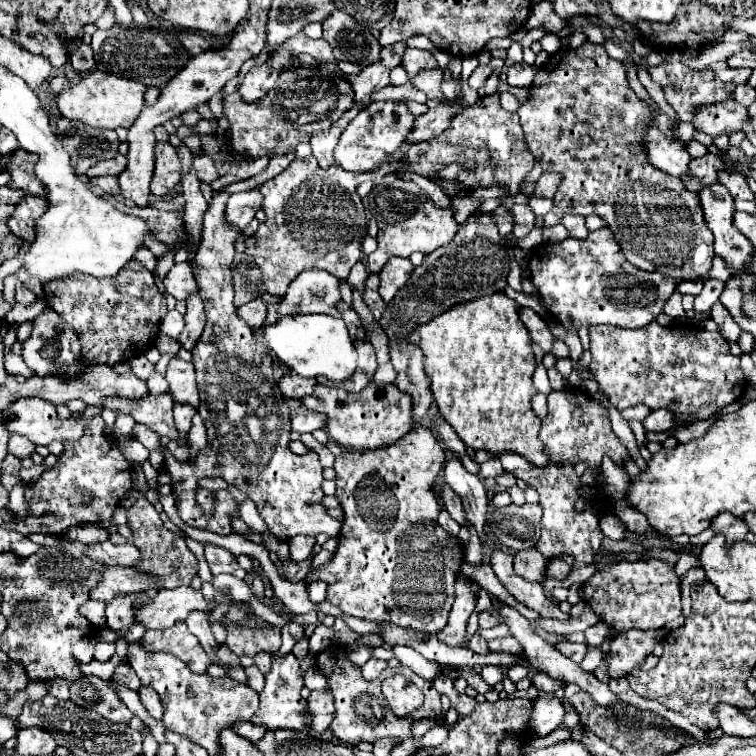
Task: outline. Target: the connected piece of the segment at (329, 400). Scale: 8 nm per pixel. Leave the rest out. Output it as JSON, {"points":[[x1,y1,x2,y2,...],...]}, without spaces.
{"points":[[370,383,360,395,348,395,340,387,316,385,314,393,306,395,302,403,310,411,320,411,328,417,326,433,348,451,376,451,388,447,412,429,412,399,396,385]]}

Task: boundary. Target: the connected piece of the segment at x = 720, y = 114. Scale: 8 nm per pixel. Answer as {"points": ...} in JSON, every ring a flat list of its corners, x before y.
{"points":[[736,101,700,107,700,111,696,111,696,119,692,121,692,125,696,125,698,131,704,131,712,137,742,131,742,127,748,123,750,123,748,109]]}

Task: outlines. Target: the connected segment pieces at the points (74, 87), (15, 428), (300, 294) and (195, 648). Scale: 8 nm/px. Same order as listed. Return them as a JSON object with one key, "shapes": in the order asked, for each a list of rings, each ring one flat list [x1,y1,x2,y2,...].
{"shapes":[[[90,69,90,71,84,71,82,75,84,77,80,79,80,83,72,83,70,87,64,87,56,95,60,115,66,119,78,119,78,121,82,121,90,127,98,127,98,129,116,129,116,127,128,129,144,107,146,85,142,85,134,79,108,75,100,69]],[[18,399,14,401,8,409,2,411,2,417,4,417,4,427,10,431,10,433,18,433,18,435,24,435,28,437,34,445,48,445,50,441,58,439,58,441,64,441,64,439,78,439,84,431,84,423,90,421,90,417,95,417,101,414,101,409,98,407,87,406,82,414,81,423,74,421,74,417,68,417,68,419,58,419,56,415,56,407,44,399]],[[310,269,302,271,288,287,286,295,280,299,280,303,270,303,264,327,278,323,280,317,288,315,300,315,300,313,312,313,312,311,334,311,336,317,340,317,336,305,340,301,338,291,338,279,322,269]],[[180,621,168,631,146,631,144,637,138,641,146,651,170,651,178,659,182,659,192,671,206,673,212,665,206,651,202,649,196,635,186,629,186,623]]]}

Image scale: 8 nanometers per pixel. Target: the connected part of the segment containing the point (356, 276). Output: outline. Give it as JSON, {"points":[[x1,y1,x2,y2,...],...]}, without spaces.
{"points":[[360,259,360,261,352,267,352,271,350,271,350,275,348,275,346,281,352,283,352,285,356,285,356,287,362,291,366,277,368,277,368,269,366,269,366,263]]}

